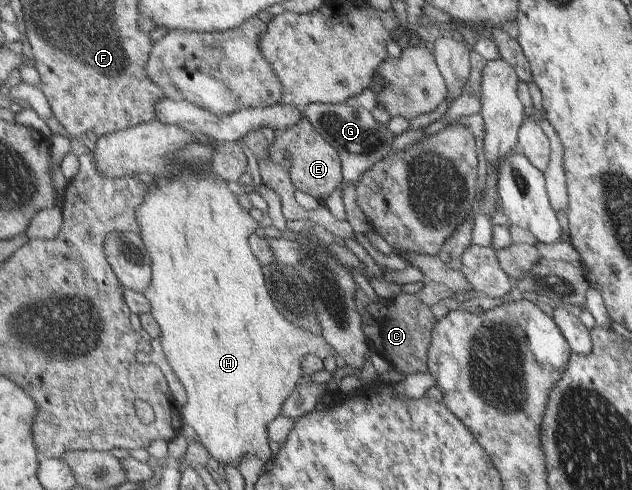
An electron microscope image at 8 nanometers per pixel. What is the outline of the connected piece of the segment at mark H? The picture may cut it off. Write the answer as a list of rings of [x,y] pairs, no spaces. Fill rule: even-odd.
[[[163,96],[157,103],[154,104],[154,118],[164,125],[173,125],[189,131],[197,138],[195,143],[187,143],[182,149],[179,149],[172,158],[178,161],[178,173],[172,177],[163,177],[156,180],[156,183],[151,186],[146,186],[146,191],[142,196],[142,201],[134,208],[134,217],[138,224],[138,235],[142,238],[143,246],[150,260],[150,283],[141,293],[149,303],[150,313],[156,320],[160,330],[158,340],[162,348],[162,352],[177,378],[183,385],[187,395],[187,400],[182,408],[183,420],[191,426],[196,433],[197,439],[204,446],[204,450],[210,457],[210,462],[219,464],[219,466],[228,466],[234,468],[235,462],[243,456],[243,454],[255,454],[259,458],[259,450],[269,450],[267,446],[267,434],[265,434],[265,426],[269,420],[273,420],[277,415],[284,400],[291,394],[291,391],[296,387],[301,380],[302,358],[311,353],[318,353],[319,358],[323,360],[327,356],[337,358],[336,352],[331,346],[318,342],[316,336],[307,331],[297,328],[292,325],[291,320],[287,320],[287,316],[283,316],[283,312],[277,314],[278,309],[274,306],[271,300],[271,288],[266,288],[267,276],[263,276],[263,260],[259,260],[259,256],[255,256],[255,244],[251,244],[251,240],[255,240],[255,232],[259,232],[259,220],[255,220],[255,216],[251,216],[251,212],[247,208],[243,208],[243,204],[239,204],[239,194],[237,187],[231,183],[219,178],[212,173],[210,169],[210,160],[214,154],[214,146],[212,142],[221,143],[224,141],[236,141],[249,130],[268,127],[273,132],[277,129],[284,129],[295,124],[301,117],[304,116],[303,108],[287,107],[277,103],[269,107],[251,107],[239,109],[238,111],[226,114],[216,115],[212,112],[207,112],[206,109],[197,108],[194,104],[187,101],[174,101]]]

